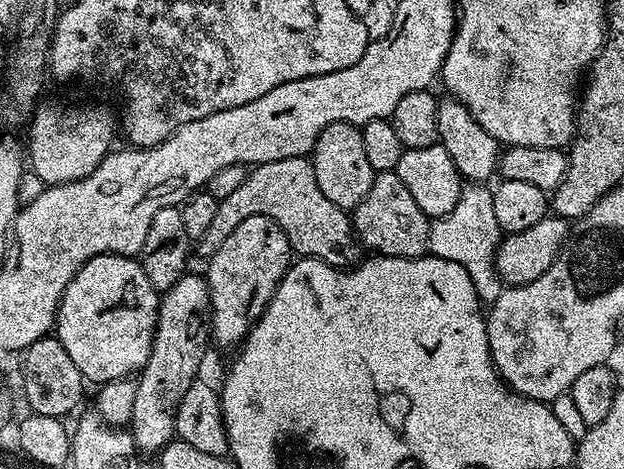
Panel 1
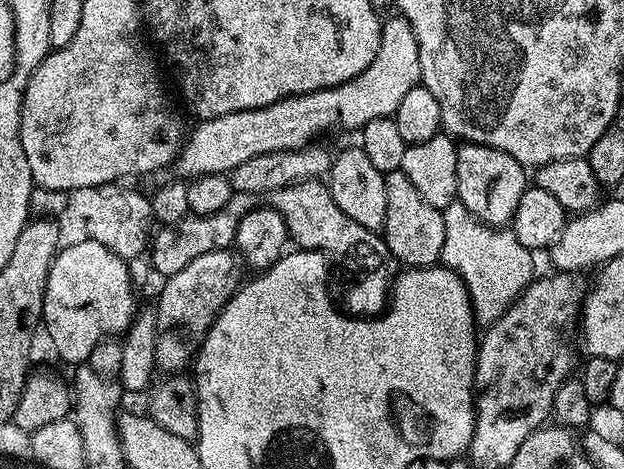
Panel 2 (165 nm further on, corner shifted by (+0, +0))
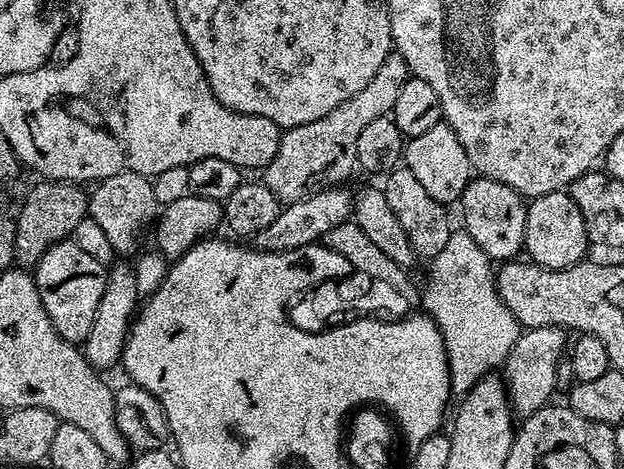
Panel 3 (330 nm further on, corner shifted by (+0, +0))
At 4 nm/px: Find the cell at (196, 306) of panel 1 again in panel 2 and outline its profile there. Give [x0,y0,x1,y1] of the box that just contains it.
[154,248,245,374]

